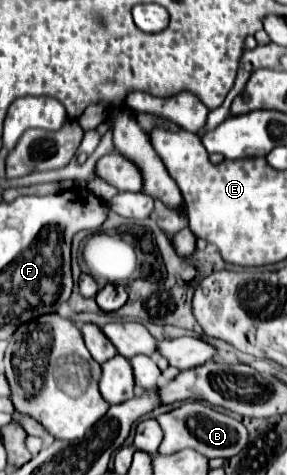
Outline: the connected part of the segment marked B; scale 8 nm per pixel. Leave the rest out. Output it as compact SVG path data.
M183 401L179 407L171 409L169 413L159 415L157 423L161 425L163 435L165 435L163 443L159 447L161 455L171 455L171 453L191 447L209 459L213 459L213 457L229 459L247 445L247 429L241 421L237 421L225 413L219 413L199 401Z

